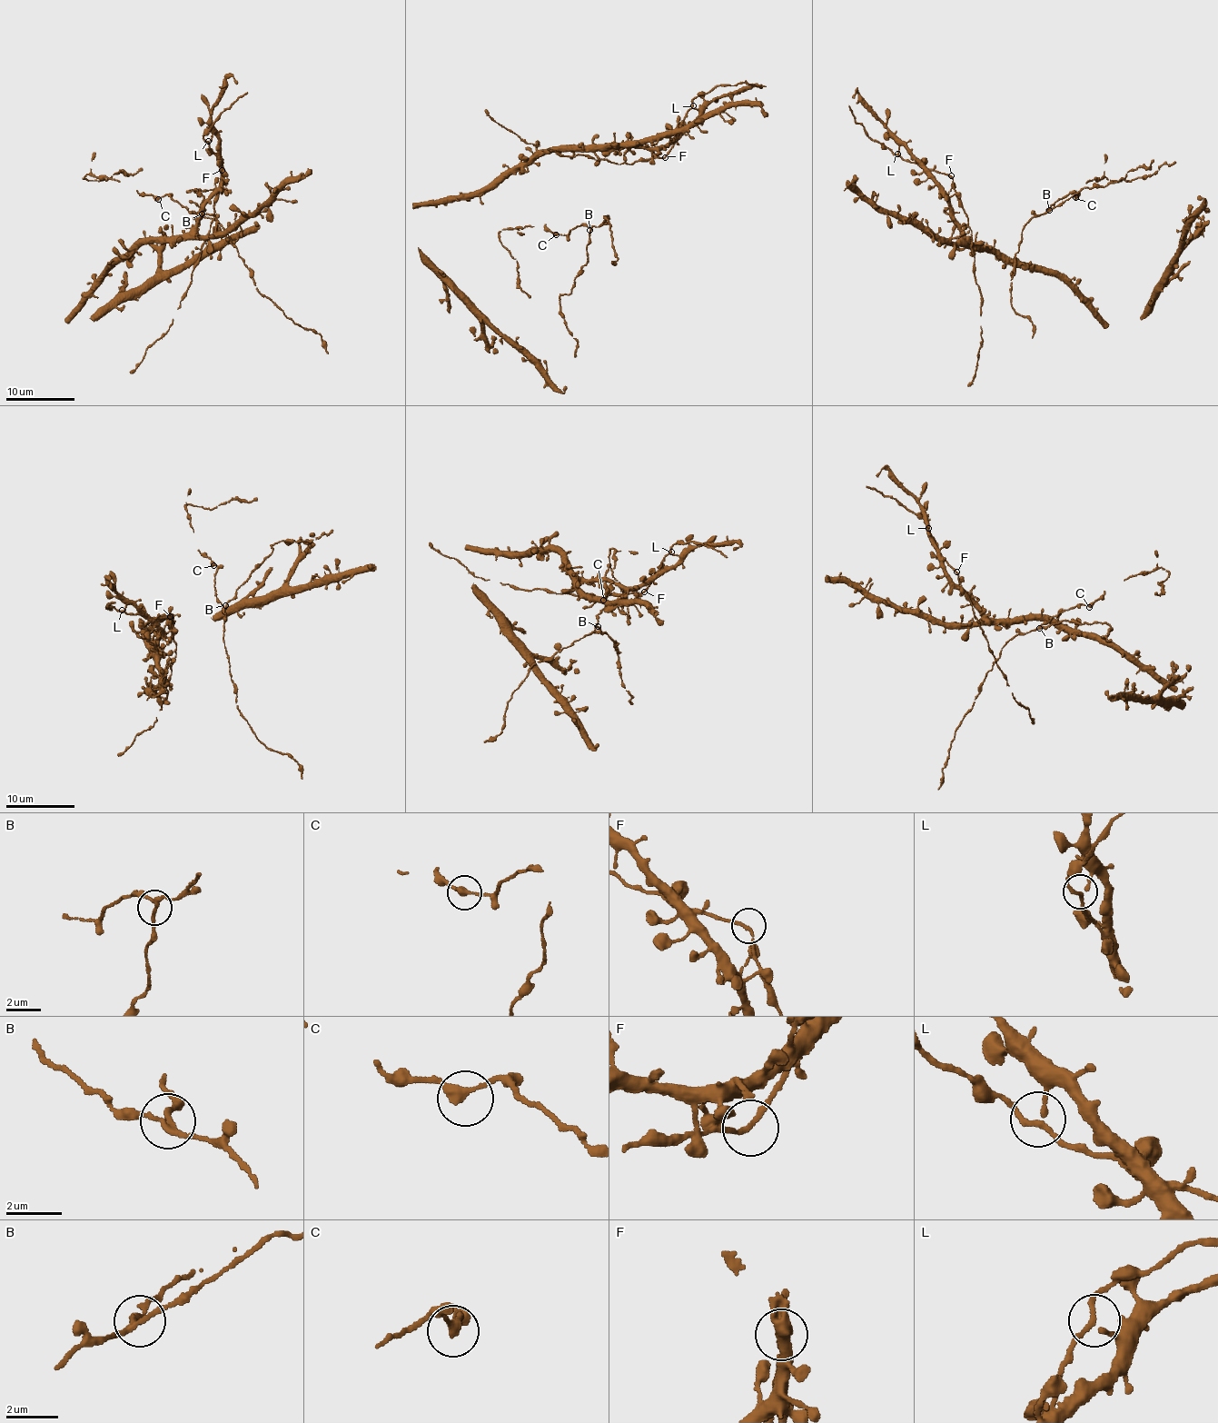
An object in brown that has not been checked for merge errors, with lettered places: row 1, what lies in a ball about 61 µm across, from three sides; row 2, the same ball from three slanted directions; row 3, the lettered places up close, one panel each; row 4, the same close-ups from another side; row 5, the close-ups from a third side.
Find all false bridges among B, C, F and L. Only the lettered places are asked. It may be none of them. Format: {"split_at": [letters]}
{"split_at": []}

